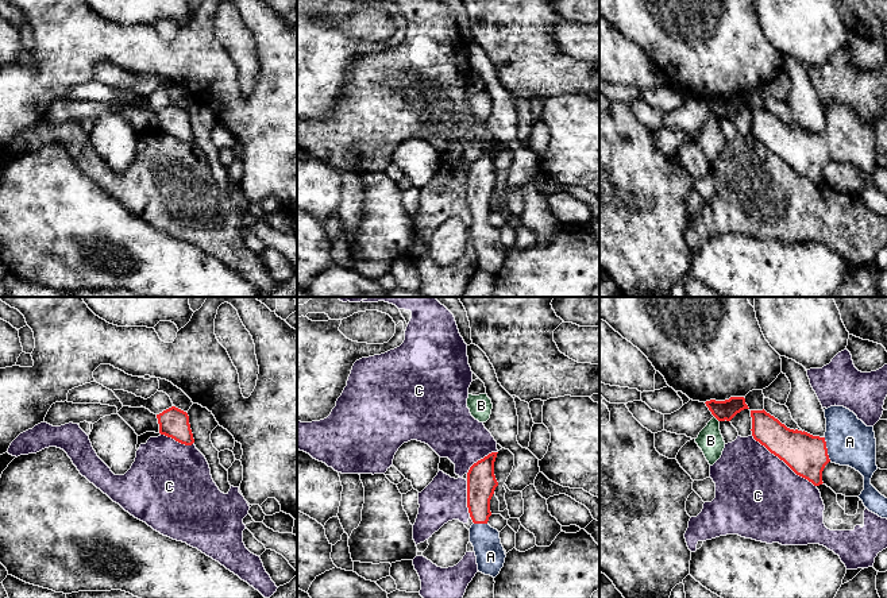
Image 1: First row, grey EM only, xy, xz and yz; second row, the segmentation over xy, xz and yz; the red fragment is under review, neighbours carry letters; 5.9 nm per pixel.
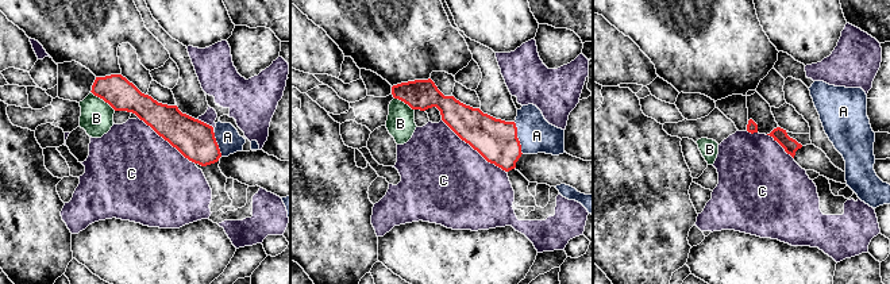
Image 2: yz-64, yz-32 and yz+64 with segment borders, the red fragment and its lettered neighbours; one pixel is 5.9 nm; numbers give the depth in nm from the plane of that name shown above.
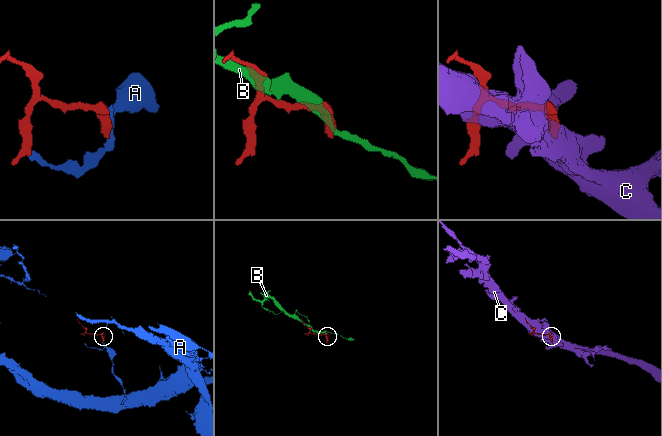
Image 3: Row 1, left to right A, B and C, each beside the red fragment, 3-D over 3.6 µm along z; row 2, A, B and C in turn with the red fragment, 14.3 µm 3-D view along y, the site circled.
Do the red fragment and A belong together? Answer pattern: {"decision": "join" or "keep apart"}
{"decision": "join"}

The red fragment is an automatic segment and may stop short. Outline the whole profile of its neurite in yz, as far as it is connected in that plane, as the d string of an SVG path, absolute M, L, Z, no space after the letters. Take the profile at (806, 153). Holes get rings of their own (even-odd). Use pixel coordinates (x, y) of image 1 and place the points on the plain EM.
M834 103L824 109L826 130L819 135L787 126L764 107L751 108L752 134L814 184L824 181L822 169L829 159L855 166L864 174L859 196L869 209L887 216L887 196L871 182L878 167L873 124L867 124L844 104Z

